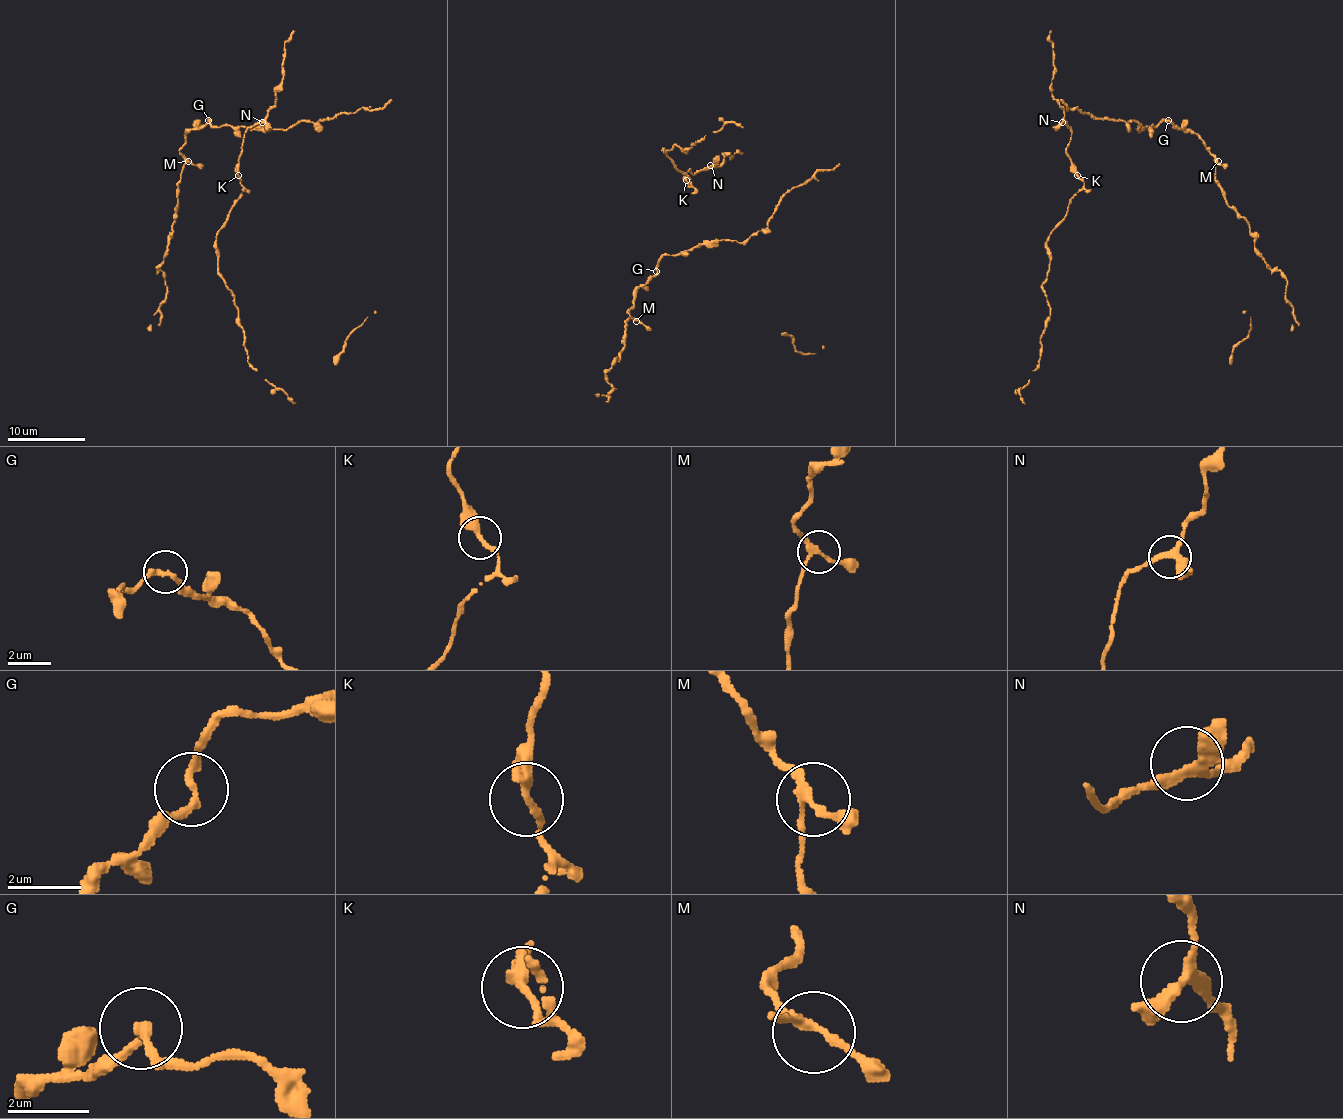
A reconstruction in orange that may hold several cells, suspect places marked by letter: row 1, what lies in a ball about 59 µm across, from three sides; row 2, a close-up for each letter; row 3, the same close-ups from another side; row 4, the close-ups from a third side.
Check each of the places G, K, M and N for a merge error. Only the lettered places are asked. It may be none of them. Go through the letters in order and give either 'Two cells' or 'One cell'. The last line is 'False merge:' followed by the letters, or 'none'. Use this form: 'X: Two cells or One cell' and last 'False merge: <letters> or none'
G: One cell
K: One cell
M: One cell
N: One cell
False merge: none

